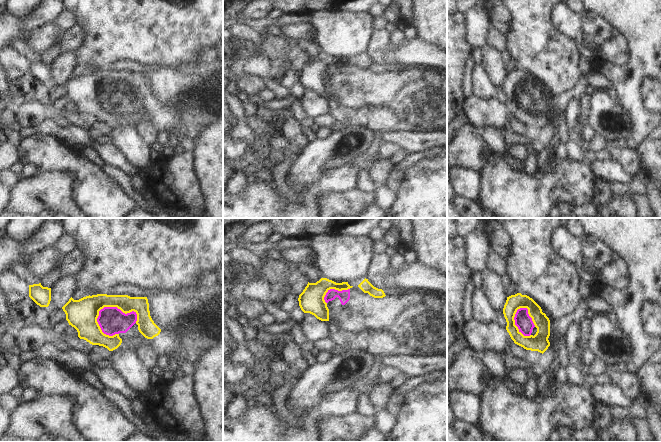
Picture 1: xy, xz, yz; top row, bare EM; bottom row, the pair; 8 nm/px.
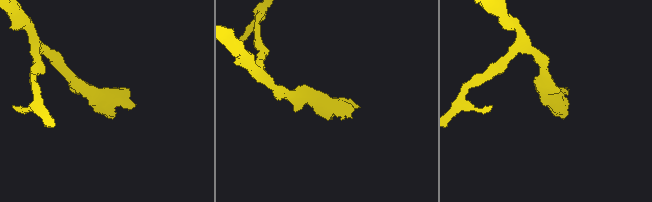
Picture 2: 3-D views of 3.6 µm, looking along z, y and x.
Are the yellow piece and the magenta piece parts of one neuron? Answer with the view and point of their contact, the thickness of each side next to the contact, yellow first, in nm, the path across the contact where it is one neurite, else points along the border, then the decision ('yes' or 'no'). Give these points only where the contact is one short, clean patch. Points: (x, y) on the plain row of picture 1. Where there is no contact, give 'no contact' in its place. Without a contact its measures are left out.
meets yellow in xy at (113, 82); 240 nm thick on the yellow side, 220 nm on the other; runs through xy (83, 89), (97, 89), (113, 82), (111, 96); yes

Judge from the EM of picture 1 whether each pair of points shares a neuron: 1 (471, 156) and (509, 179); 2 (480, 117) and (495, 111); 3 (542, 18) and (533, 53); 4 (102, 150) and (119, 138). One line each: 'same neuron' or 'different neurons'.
1: different neurons
2: same neuron
3: same neuron
4: different neurons

